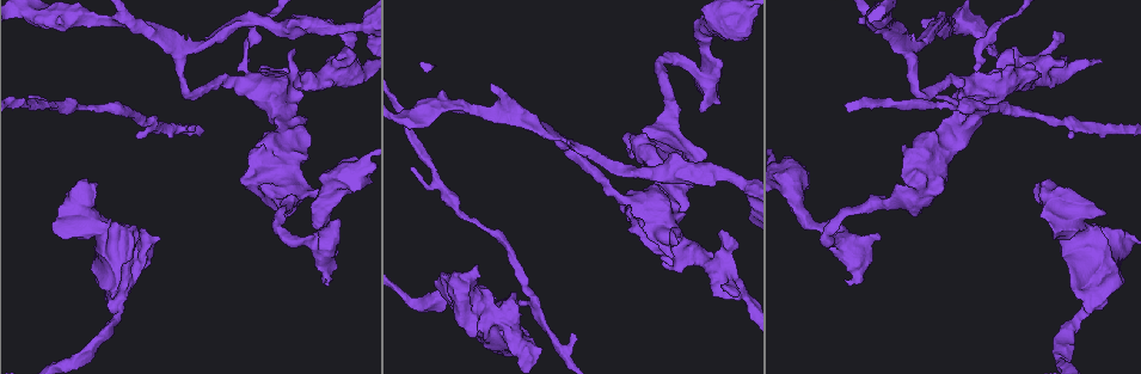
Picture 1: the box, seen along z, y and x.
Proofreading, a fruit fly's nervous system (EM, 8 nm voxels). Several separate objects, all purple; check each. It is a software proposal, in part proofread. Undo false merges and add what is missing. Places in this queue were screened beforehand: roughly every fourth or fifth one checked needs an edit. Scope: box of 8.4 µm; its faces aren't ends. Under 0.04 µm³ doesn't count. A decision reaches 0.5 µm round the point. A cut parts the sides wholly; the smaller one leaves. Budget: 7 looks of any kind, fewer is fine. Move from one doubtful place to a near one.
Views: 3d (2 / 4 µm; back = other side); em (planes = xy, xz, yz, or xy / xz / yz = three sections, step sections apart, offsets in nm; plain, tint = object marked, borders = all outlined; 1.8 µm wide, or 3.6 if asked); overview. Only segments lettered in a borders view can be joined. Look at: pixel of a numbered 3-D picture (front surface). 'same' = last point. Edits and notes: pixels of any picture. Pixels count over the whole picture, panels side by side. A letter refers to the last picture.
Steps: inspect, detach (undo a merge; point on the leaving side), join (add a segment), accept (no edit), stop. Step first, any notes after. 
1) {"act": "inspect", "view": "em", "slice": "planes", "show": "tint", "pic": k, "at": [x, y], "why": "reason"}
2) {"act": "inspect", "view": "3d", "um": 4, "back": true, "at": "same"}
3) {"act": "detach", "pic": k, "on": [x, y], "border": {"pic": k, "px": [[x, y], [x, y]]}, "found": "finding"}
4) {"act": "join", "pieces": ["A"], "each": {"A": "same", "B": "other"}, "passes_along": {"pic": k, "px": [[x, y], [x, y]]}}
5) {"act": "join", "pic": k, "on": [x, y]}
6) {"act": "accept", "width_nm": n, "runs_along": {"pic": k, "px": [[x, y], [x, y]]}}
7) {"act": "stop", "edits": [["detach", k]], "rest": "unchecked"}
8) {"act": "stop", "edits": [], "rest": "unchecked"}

{"act": "inspect", "view": "em", "slice": "planes", "show": "plain", "pic": 1, "at": [643, 173], "why": "sudden change in width"}

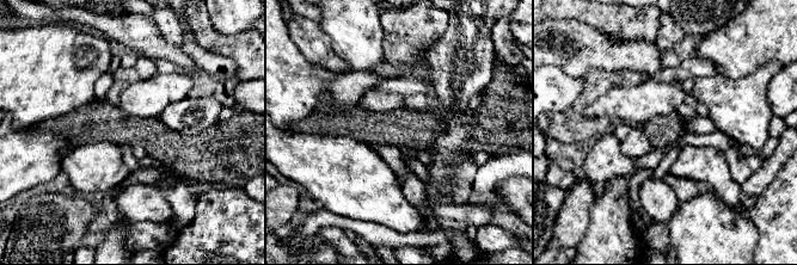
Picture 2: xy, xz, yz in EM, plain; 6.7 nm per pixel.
{"act": "inspect", "view": "em", "slice": "planes", "show": "tint", "at": "same", "why": "where the object lies"}

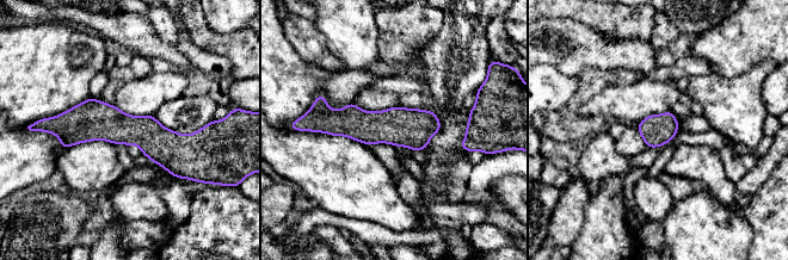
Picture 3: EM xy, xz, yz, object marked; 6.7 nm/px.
{"act": "inspect", "view": "em", "slice": "planes", "show": "borders", "at": "same", "why": "what lies round it"}

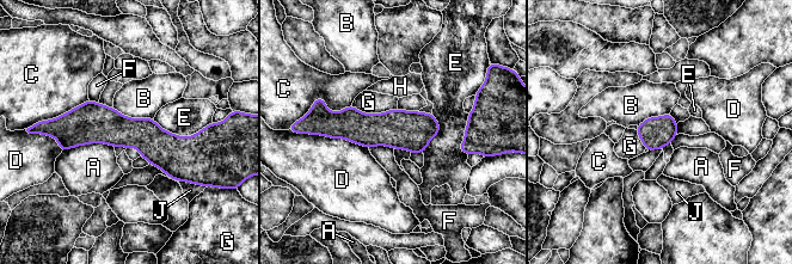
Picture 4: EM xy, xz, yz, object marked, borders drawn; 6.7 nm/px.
{"act": "accept", "each": {"A": "other", "B": "other", "C": "other", "D": "other", "E": "other", "F": "other", "G": "other", "H": "other", "J": "other"}, "border": {"pic": 4, "px": [[369, 147], [390, 146], [393, 149]]}, "found": "continuous, no second neuron"}

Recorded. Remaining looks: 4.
{"act": "inspect", "view": "3d", "um": 4, "pic": 1, "at": [88, 108], "why": "thick turns thin"}

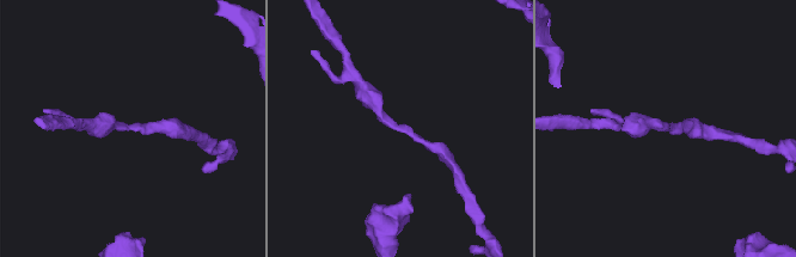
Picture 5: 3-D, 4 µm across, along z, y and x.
{"act": "inspect", "view": "em", "slice": "planes", "show": "borders", "pic": 5, "at": [664, 128], "arm_widths_nm": [180, 280]}

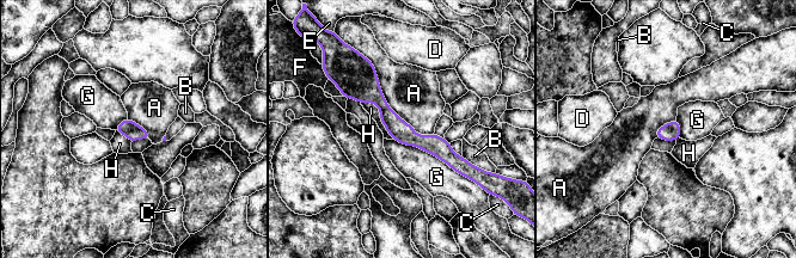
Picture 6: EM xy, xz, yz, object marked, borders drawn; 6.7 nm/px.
{"act": "accept", "width_nm": 120, "longest_contact_nm": ["A", 700], "each": {"A": "other", "B": "other", "C": "other", "D": "other", "E": "other", "F": "other", "G": "other", "H": "other"}, "found": "continuous, no second neuron"}

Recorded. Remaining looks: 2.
{"act": "inspect", "view": "em", "slice": "planes", "show": "borders", "pic": 1, "at": [889, 26], "why": "side arm on a straight run"}

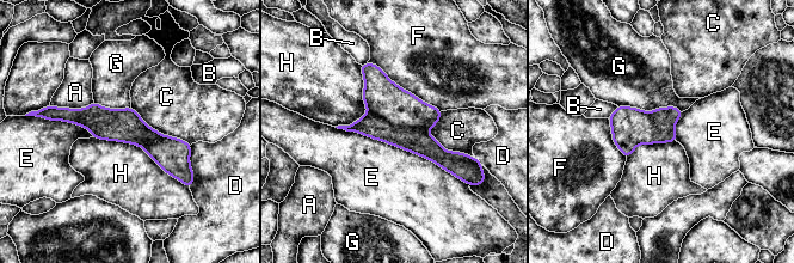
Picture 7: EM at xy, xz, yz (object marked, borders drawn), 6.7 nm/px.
{"act": "detach", "pic": 7, "on": [417, 141], "width_nm": 220, "each": {"A": "other", "B": "other", "C": "other", "D": "other", "E": "other", "F": "other", "G": "other", "H": "other"}, "part_leaving": {"pic": 7, "px": [[349, 128], [461, 158]]}, "found": "two neurons meet here"}

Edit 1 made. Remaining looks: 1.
{"act": "stop", "edits": [["detach", 7]], "rest": "unchecked"}

